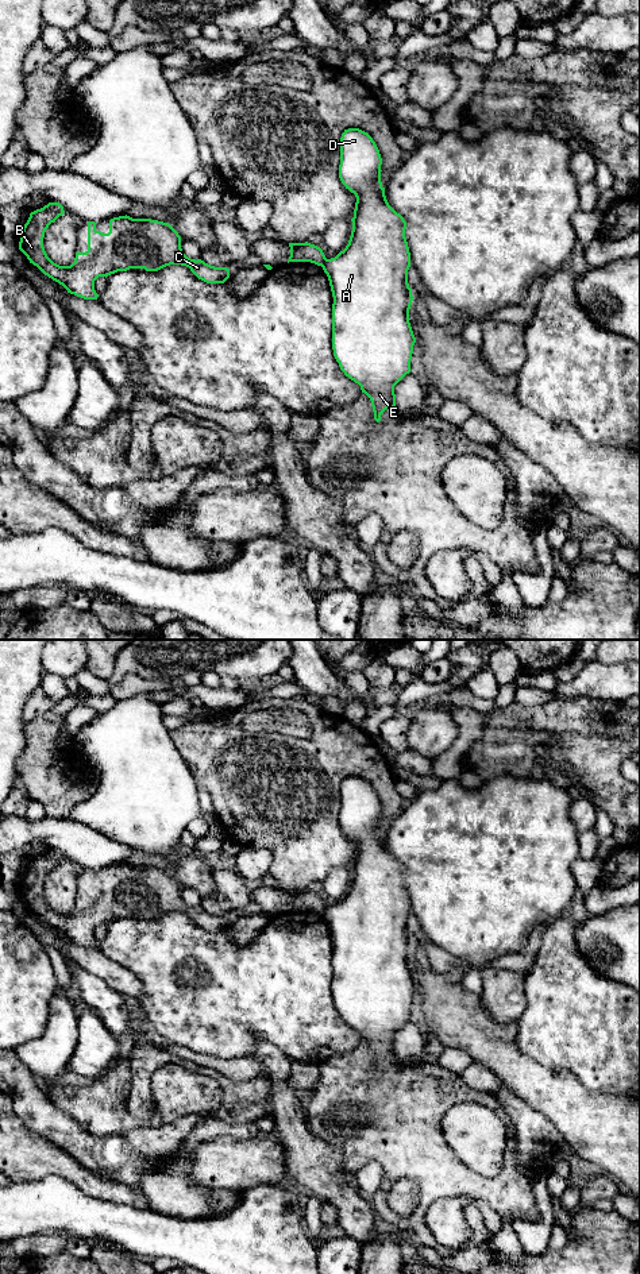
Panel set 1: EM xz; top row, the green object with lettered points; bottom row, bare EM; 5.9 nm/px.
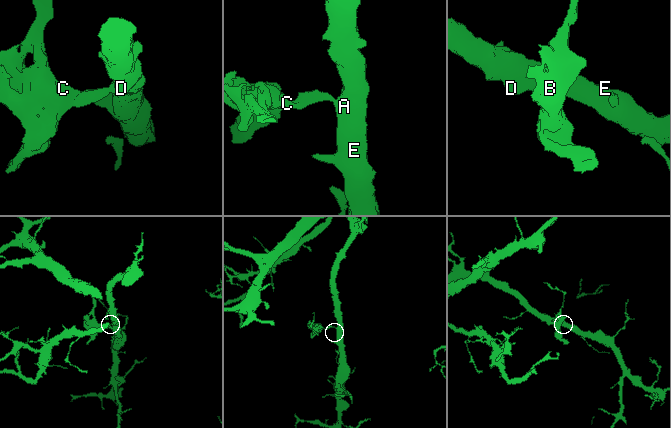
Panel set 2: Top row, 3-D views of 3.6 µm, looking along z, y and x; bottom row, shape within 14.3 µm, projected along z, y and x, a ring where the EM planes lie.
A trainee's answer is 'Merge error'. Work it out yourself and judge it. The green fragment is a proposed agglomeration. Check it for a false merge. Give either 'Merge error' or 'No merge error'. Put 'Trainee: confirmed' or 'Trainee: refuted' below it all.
Merge error
Trainee: confirmed

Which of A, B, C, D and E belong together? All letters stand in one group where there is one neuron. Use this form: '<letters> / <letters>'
A D E / B C

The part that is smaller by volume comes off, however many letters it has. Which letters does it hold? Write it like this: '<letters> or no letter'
B, C

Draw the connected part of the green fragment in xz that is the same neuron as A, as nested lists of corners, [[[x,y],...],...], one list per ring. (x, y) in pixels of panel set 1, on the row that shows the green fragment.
[[[348,128],[344,130],[340,138],[340,165],[339,165],[339,178],[342,184],[348,189],[351,193],[355,194],[356,202],[355,202],[355,209],[354,209],[354,217],[351,219],[352,221],[352,231],[351,236],[348,240],[348,244],[343,251],[340,251],[335,258],[327,259],[325,263],[321,266],[324,273],[328,277],[332,297],[334,297],[334,304],[332,304],[332,350],[334,350],[334,356],[336,362],[339,363],[340,370],[344,372],[346,377],[348,377],[351,381],[358,383],[361,386],[362,393],[365,393],[373,406],[374,412],[374,420],[377,422],[381,421],[381,416],[383,412],[389,408],[396,408],[396,394],[394,394],[394,386],[406,375],[410,372],[410,360],[412,360],[412,354],[413,354],[413,345],[416,343],[416,337],[413,335],[410,323],[409,323],[409,309],[413,301],[412,296],[412,289],[409,287],[408,283],[408,270],[410,267],[410,252],[408,247],[408,242],[405,238],[405,229],[406,229],[406,221],[404,217],[397,213],[388,202],[386,196],[385,196],[385,188],[382,186],[381,182],[381,165],[382,165],[382,158],[379,154],[379,150],[373,140],[373,138],[359,130],[359,128]]]

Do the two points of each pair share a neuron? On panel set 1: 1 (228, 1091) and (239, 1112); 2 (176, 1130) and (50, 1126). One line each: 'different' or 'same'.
1: same
2: same

